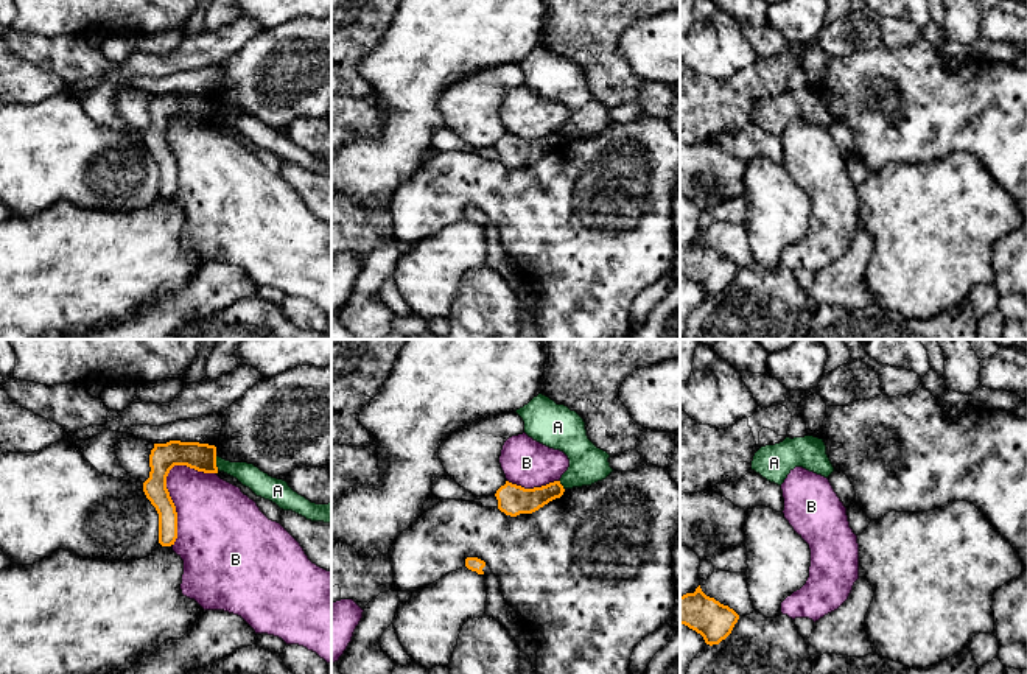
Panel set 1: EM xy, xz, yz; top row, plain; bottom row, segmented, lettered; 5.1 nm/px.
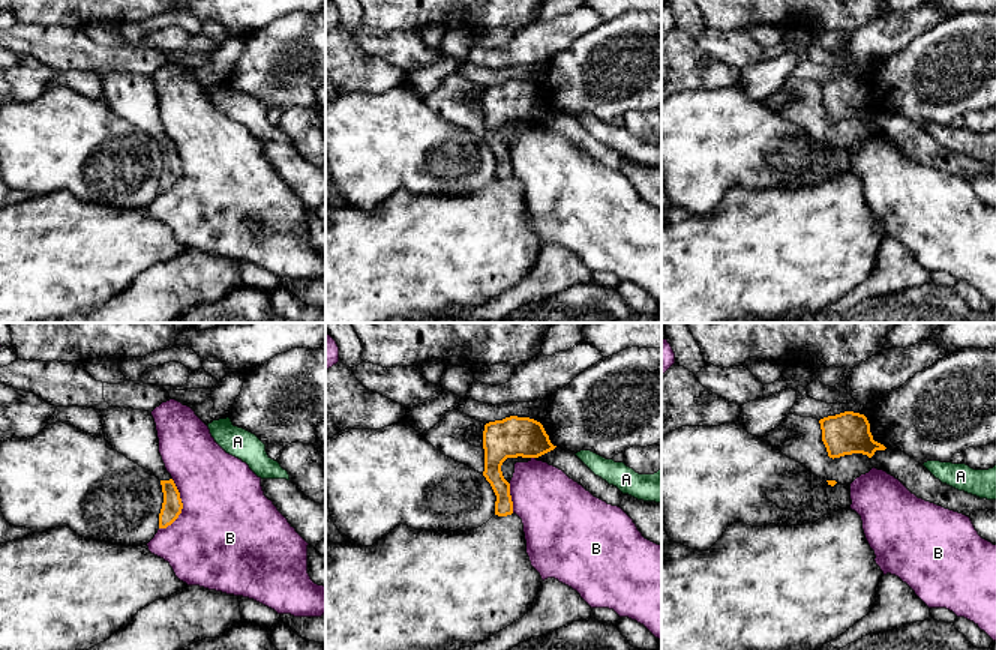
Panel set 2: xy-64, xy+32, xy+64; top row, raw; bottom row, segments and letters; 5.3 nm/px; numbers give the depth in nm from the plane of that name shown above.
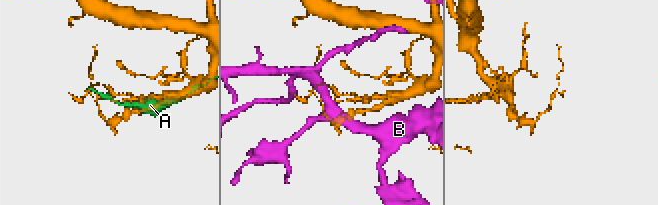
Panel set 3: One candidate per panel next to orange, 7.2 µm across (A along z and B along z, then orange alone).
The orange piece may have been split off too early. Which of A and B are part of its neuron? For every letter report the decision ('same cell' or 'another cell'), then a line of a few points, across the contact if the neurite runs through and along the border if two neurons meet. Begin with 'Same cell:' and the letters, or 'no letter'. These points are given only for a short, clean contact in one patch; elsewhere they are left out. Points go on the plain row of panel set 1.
Same cell: no letter
A: another cell; line xy (215, 108), (218, 120)
B: another cell

